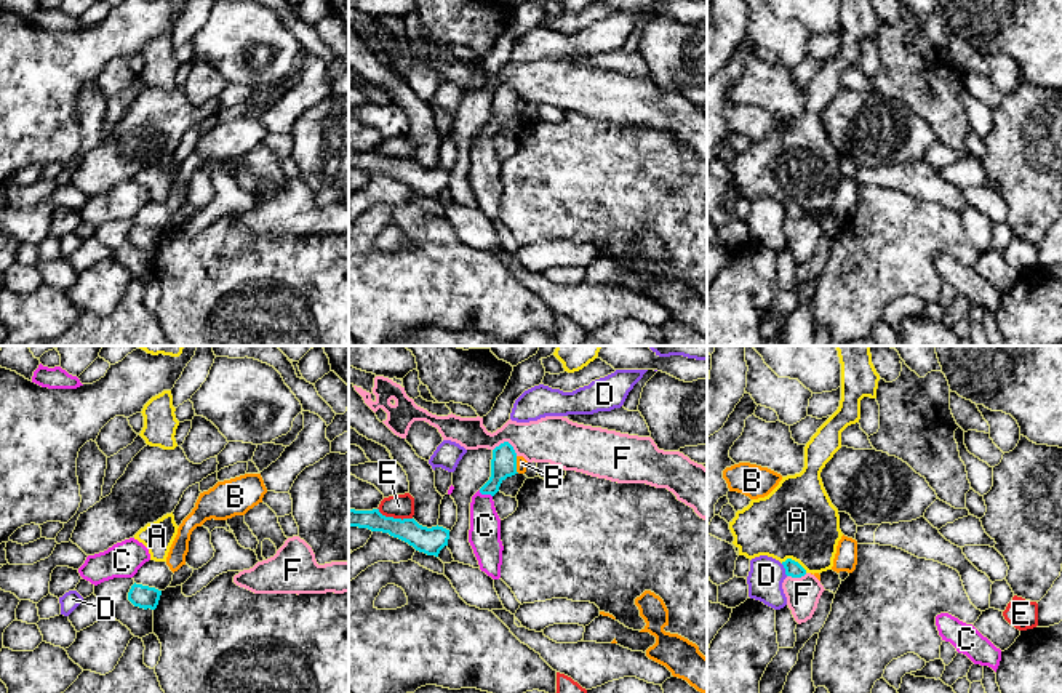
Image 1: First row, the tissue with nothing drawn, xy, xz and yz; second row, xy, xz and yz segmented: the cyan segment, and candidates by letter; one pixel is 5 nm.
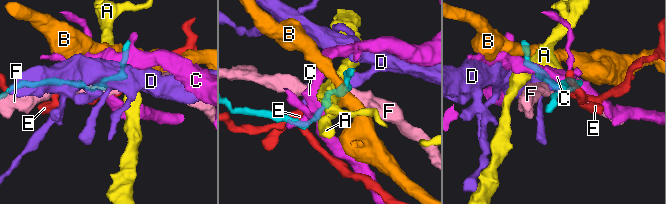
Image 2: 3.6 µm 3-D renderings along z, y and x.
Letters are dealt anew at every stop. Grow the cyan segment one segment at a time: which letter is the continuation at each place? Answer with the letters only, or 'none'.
none

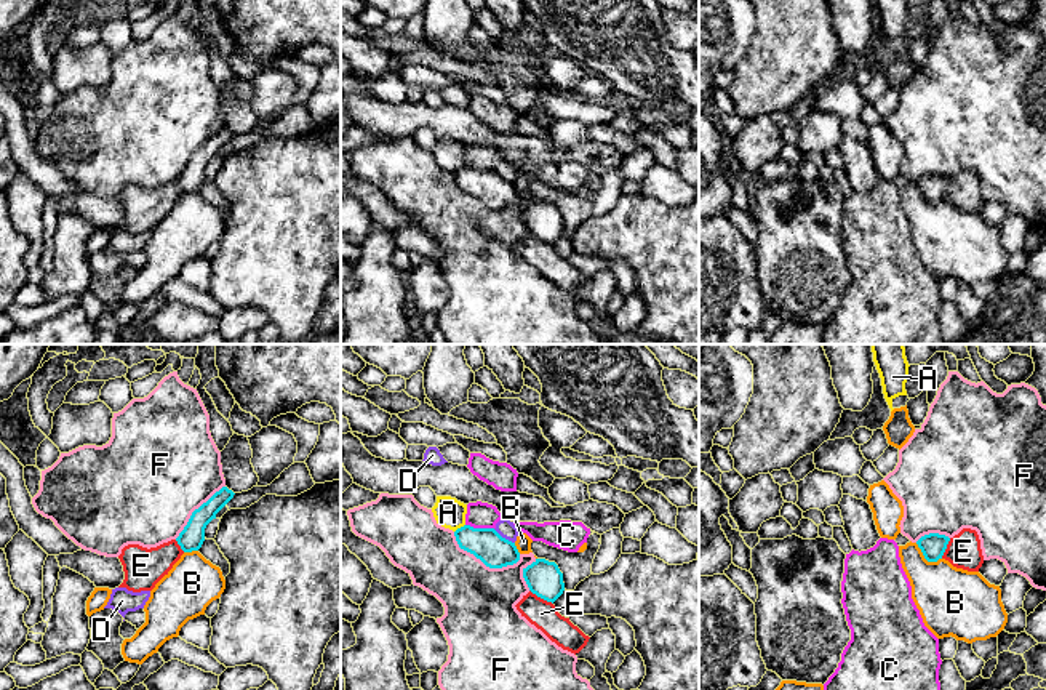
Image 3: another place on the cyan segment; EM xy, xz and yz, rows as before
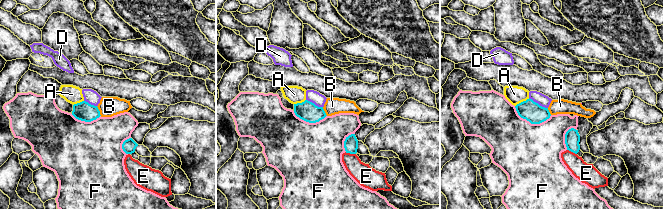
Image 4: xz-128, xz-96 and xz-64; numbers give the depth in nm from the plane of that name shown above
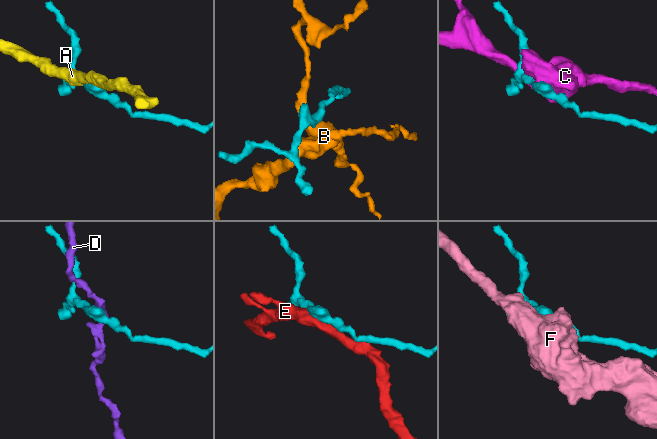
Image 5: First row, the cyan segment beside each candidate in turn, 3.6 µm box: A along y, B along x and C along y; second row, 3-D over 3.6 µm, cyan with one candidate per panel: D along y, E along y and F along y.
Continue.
none

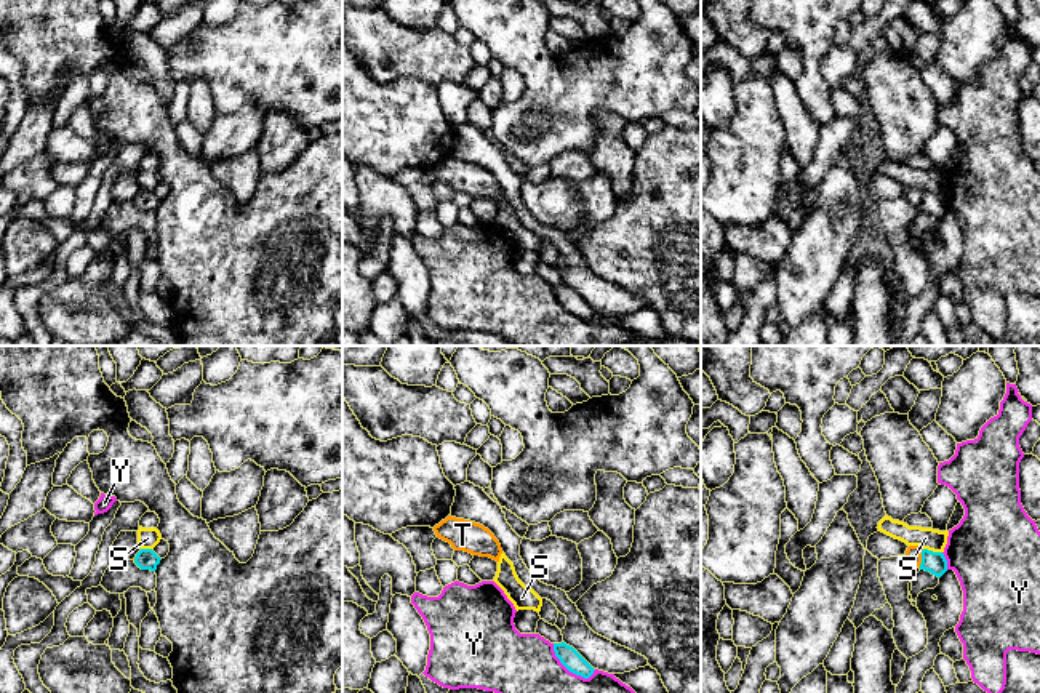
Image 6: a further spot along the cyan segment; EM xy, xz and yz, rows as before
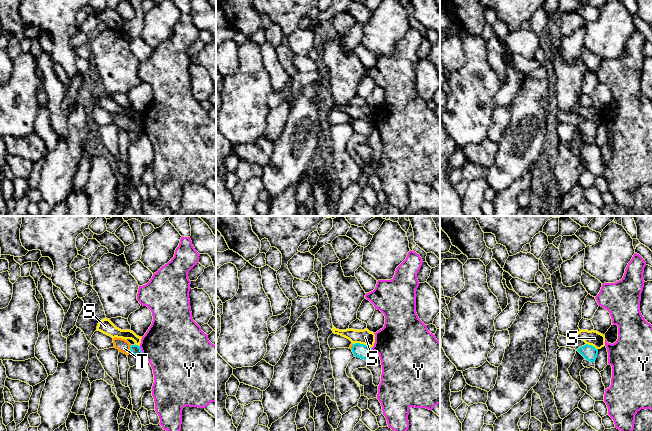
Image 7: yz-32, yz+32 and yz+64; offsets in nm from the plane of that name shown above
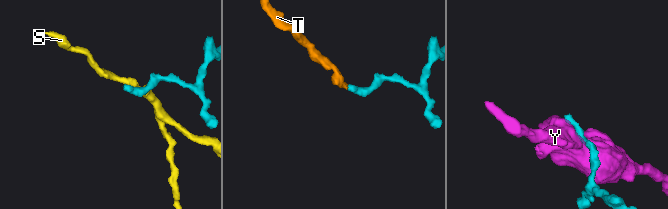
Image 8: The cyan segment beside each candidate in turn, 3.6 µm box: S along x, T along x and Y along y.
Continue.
T

